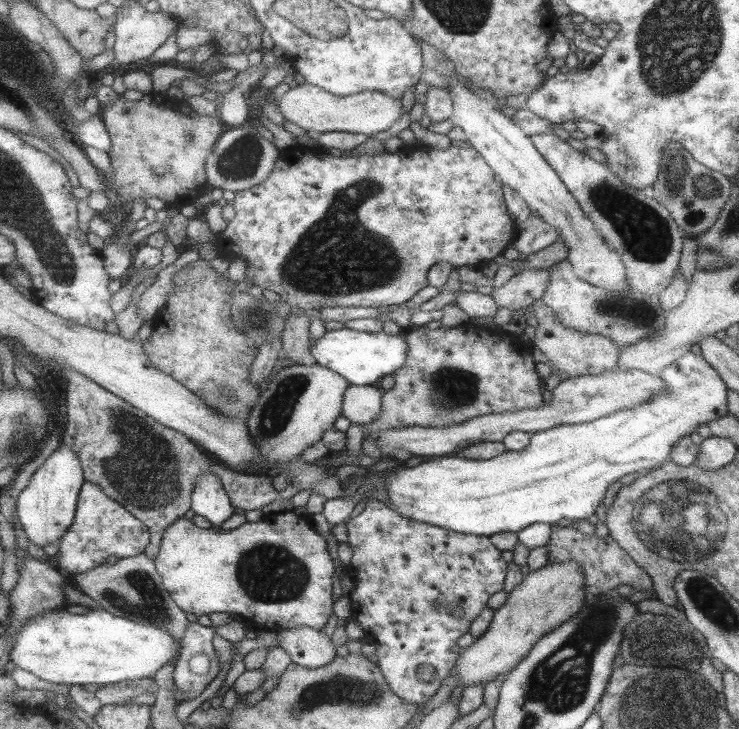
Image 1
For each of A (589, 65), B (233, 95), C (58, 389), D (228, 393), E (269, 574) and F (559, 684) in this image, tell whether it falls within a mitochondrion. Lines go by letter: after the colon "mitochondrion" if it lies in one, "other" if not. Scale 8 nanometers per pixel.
A: other
B: other
C: other
D: mitochondrion
E: mitochondrion
F: mitochondrion

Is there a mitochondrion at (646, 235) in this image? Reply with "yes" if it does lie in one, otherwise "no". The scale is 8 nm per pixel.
yes

